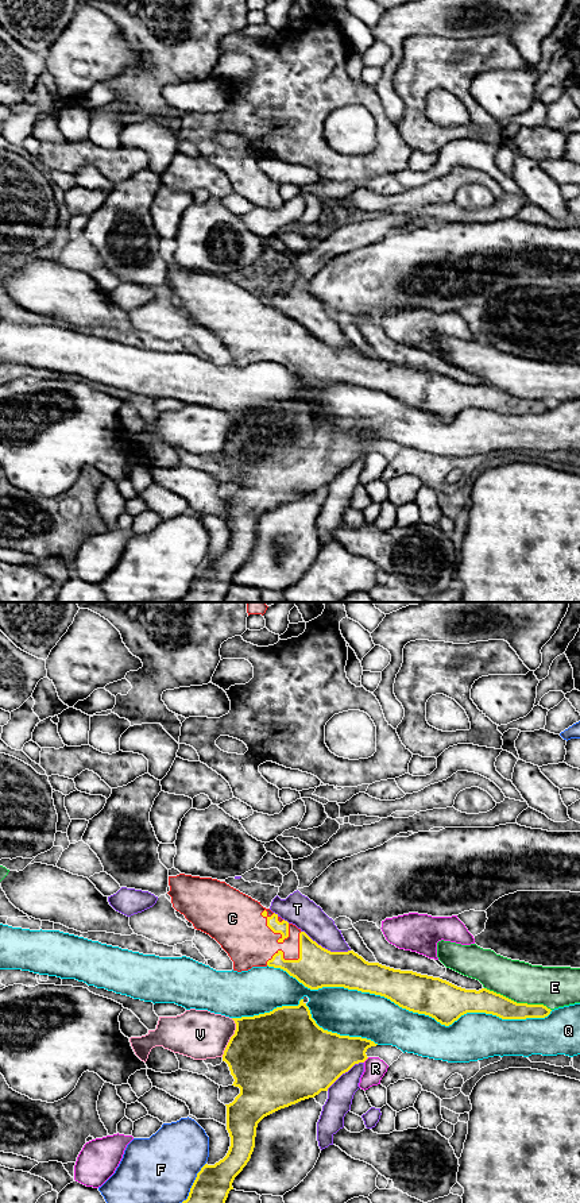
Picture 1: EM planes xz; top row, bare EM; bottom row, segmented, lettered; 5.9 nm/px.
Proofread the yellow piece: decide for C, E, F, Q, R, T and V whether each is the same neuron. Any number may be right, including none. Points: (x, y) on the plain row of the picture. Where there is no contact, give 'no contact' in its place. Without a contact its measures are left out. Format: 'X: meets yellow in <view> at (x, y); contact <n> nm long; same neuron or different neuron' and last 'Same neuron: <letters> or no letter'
C: meets yellow in xz at (270, 323); contact 240 nm long; same neuron
E: meets yellow in xz at (518, 398); contact 420 nm long; different neuron
F: meets yellow in xz at (190, 583); contact 340 nm long; different neuron
Q: meets yellow in xz at (410, 405); contact 1700 nm long; different neuron
R: meets yellow in xz at (366, 454); contact 50 nm long; different neuron
T: meets yellow in xz at (324, 343); contact 320 nm long; different neuron
V: meets yellow in xz at (231, 432); contact 240 nm long; different neuron
Same neuron: C

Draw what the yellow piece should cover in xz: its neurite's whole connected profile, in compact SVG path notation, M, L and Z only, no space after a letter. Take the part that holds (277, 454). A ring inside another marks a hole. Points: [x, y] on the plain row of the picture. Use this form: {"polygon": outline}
{"polygon": "M303 394L298 401L282 401L270 408L232 415L236 425L223 450L235 474L232 481L240 483L235 496L225 500L231 541L223 555L201 563L187 594L173 602L224 602L235 572L251 554L258 518L281 504L328 486L343 469L368 454L368 443L378 440L367 433L324 425L312 413Z"}

